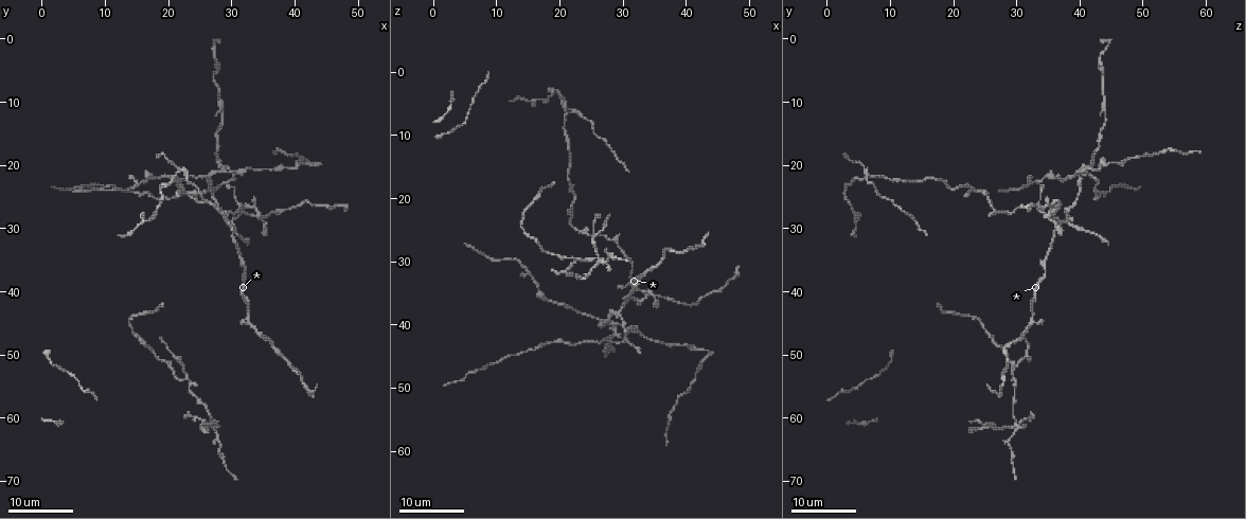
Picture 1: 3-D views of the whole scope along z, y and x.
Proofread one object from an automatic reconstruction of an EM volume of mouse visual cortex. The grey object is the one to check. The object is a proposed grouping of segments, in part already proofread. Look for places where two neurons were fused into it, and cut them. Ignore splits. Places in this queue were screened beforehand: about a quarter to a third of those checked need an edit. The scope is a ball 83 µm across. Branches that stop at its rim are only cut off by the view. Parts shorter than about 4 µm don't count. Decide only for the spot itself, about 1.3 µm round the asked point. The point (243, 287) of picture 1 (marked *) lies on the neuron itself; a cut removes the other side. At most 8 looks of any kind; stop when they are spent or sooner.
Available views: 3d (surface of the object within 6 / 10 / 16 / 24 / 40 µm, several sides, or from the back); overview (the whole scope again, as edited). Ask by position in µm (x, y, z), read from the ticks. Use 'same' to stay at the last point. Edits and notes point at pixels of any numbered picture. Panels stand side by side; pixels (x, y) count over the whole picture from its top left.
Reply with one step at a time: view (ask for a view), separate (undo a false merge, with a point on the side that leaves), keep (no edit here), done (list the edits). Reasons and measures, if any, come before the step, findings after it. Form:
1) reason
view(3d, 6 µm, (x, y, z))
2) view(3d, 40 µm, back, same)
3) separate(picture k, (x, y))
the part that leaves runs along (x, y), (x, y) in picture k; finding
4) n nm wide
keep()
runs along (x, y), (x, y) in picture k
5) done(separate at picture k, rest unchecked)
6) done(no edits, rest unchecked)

arms part here
view(3d, 24 µm, (23.0, 53.5, 30.0))

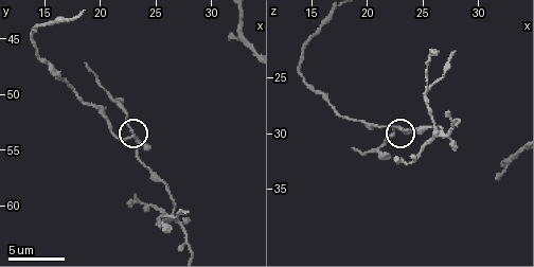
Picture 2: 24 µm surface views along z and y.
view(3d, 10 µm, same)

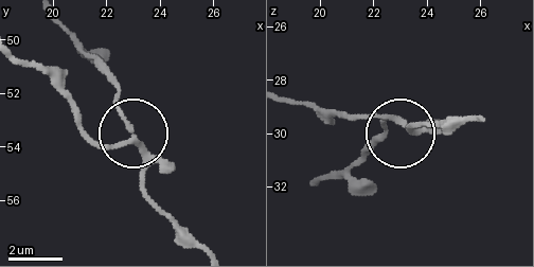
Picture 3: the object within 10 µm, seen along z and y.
3 arms
keep()
continuous, no second neuron

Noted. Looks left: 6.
a fork
view(3d, 10 µm, (32.8, 45.0, 32.4))

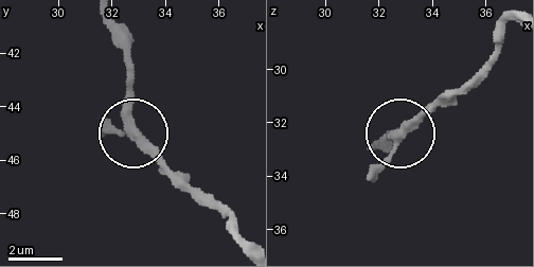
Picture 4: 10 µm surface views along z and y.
other side
view(3d, 10 µm, back, (32.8, 44.8, 32.6))

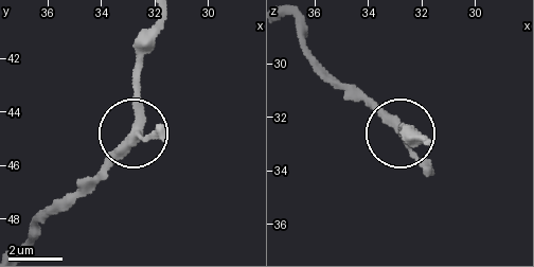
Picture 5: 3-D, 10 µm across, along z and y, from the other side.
3 arms
keep()
runs along (161, 20), (141, 68), (136, 129), (88, 182) in picture 5; continuous, no second neuron

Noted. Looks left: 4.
four or more arms meet
view(3d, 24 µm, (29.0, 20.5, 40.5))

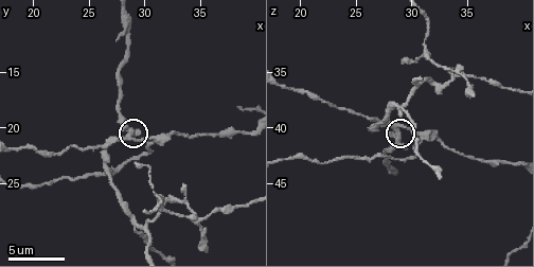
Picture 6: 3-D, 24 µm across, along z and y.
view(3d, 10 µm, (28.6, 20.8, 40.2))

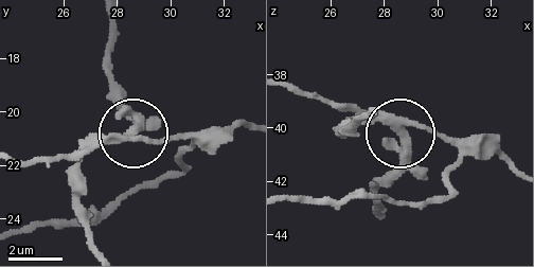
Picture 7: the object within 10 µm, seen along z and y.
290 nm wide
separate(picture 7, (345, 107))
the part that leaves runs along (384, 112), (437, 128), (455, 146), (437, 194), (286, 201) in picture 7; two neurons meet here

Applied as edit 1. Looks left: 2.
done(separate at picture 7, rest unchecked)

